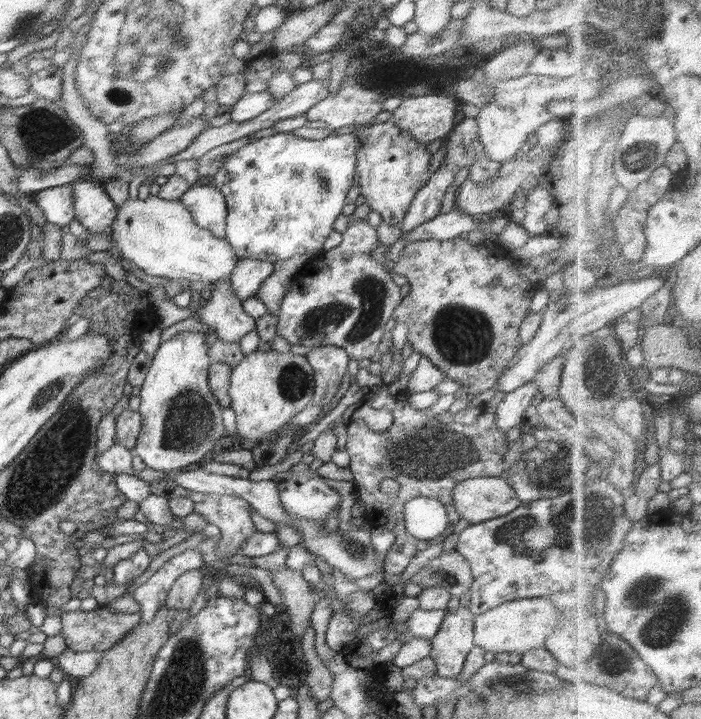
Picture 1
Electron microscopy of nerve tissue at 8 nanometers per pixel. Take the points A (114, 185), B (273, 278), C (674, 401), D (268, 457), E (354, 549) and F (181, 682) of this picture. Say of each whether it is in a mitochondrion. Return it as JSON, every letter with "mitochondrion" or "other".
{"A":"other","B":"other","C":"other","D":"other","E":"mitochondrion","F":"mitochondrion"}

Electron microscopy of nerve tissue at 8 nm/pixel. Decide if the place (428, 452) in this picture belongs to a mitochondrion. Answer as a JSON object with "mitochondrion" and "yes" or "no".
{"mitochondrion":"yes"}

